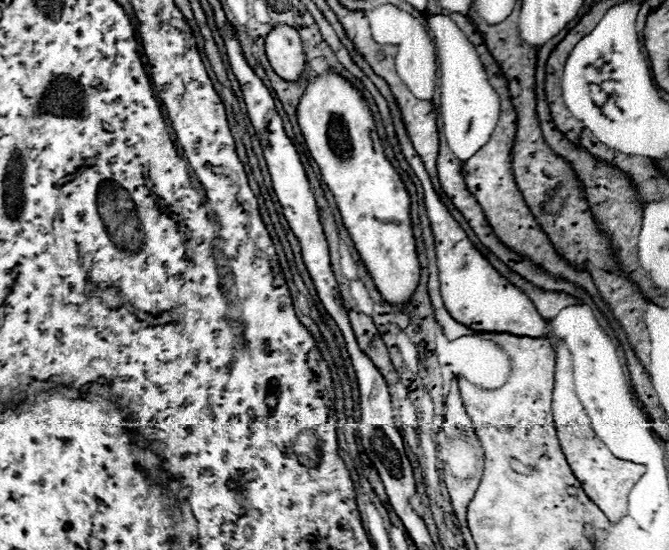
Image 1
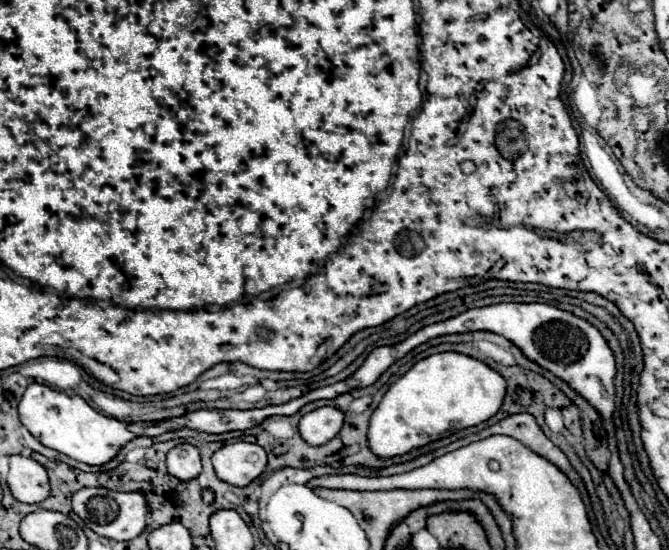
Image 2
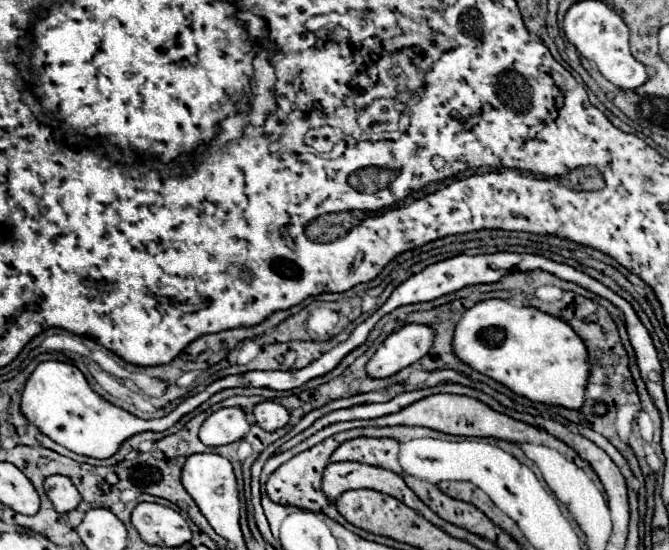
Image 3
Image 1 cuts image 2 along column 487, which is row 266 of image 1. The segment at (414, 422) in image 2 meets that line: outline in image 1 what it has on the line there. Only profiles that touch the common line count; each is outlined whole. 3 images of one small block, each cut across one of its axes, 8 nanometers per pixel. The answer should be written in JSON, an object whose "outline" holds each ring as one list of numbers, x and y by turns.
{"outline":[[324,72,306,86,300,98,298,124,376,290,390,306,406,306,420,282,420,262,410,222,410,194,384,156,366,100,340,74]]}

